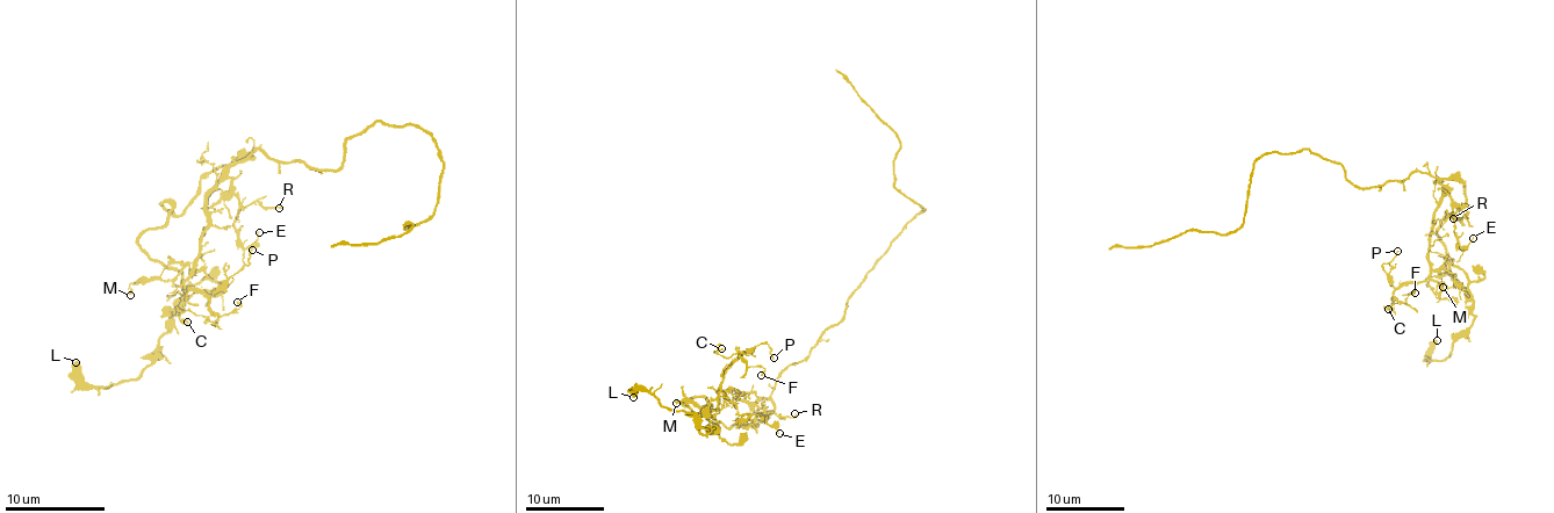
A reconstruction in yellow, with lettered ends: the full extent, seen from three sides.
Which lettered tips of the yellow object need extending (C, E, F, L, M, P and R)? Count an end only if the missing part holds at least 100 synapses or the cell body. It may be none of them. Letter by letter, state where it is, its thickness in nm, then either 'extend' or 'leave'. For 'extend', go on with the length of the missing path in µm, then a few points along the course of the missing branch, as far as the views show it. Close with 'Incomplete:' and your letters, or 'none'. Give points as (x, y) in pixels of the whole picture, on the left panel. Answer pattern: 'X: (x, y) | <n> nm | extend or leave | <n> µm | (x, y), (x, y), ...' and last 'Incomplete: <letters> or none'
C: (187, 322) | 80 nm | leave
E: (259, 232) | 90 nm | leave
F: (237, 302) | 120 nm | leave
L: (76, 362) | 480 nm | leave
M: (130, 295) | 130 nm | leave
P: (252, 250) | 130 nm | leave
R: (279, 208) | 130 nm | leave
Incomplete: none

